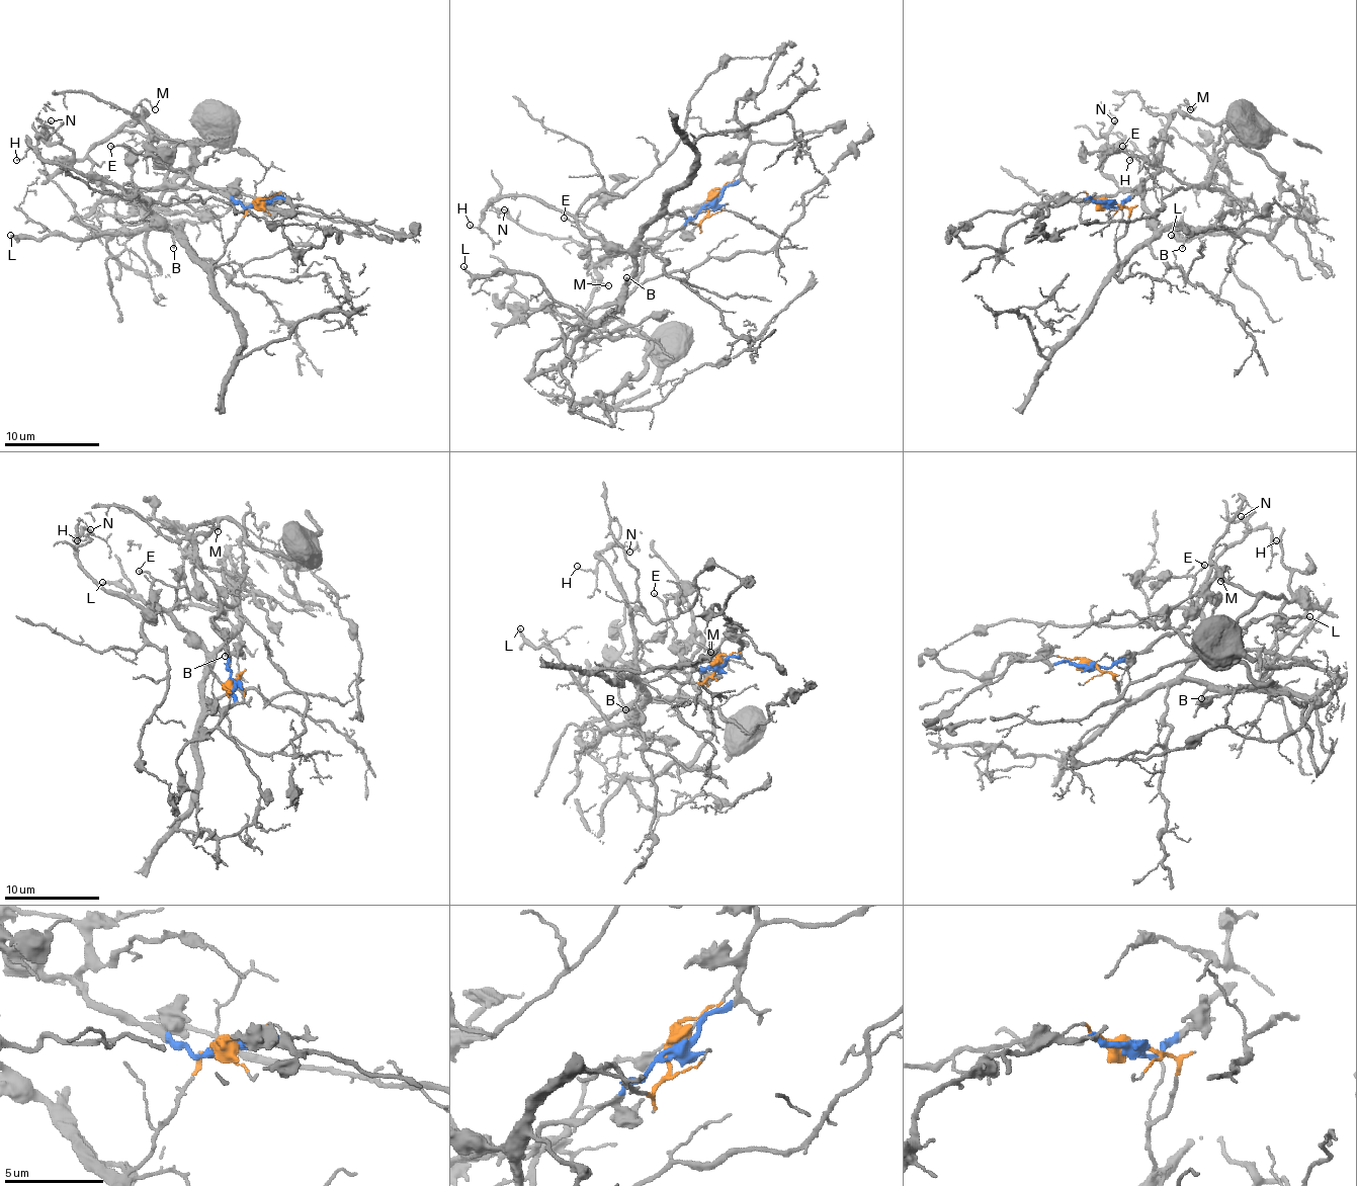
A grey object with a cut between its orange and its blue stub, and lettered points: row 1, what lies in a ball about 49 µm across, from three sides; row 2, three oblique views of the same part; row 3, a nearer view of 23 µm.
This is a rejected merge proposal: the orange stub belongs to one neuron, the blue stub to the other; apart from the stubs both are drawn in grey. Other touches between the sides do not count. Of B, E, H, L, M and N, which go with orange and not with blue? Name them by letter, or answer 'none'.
B, H, L, N

